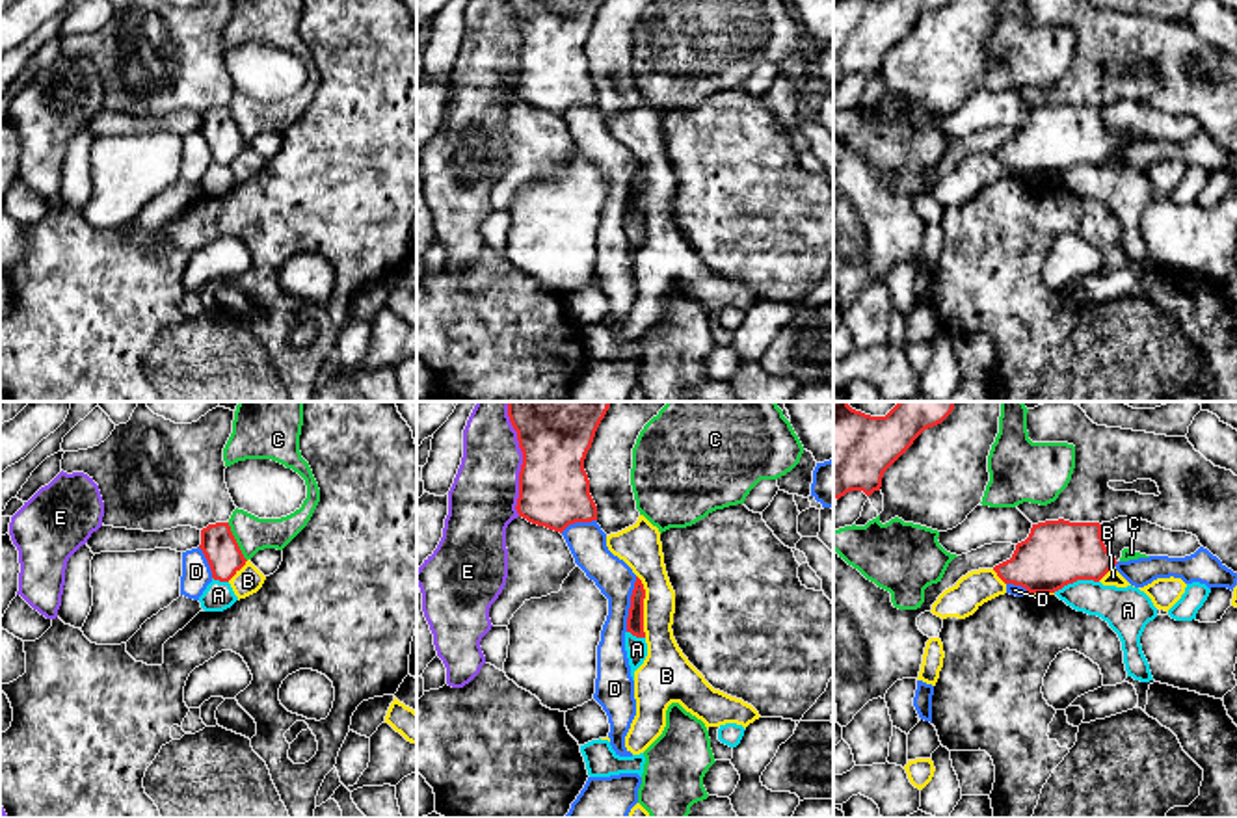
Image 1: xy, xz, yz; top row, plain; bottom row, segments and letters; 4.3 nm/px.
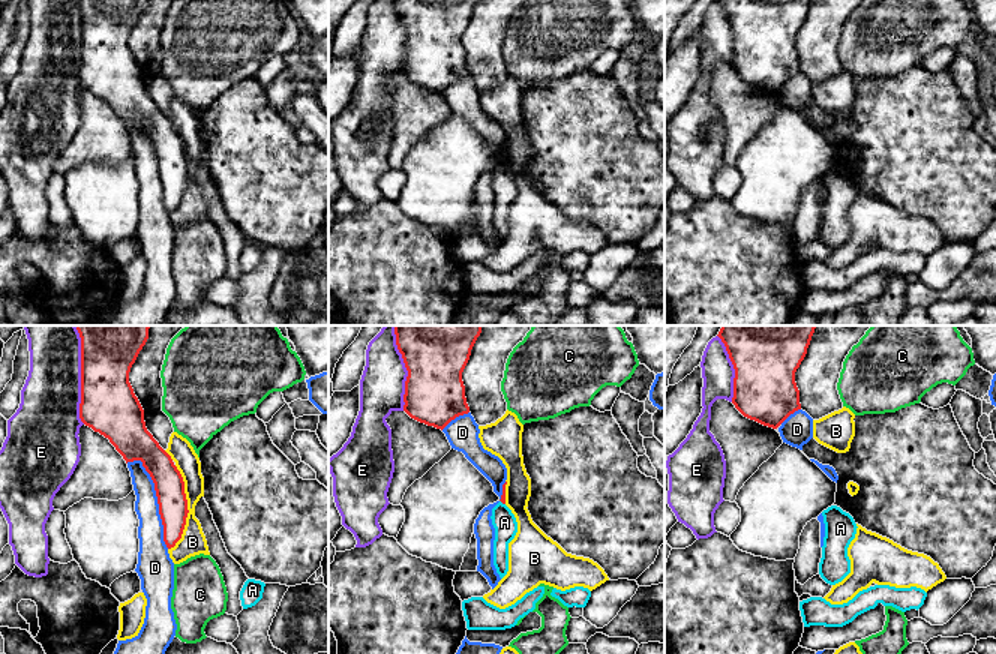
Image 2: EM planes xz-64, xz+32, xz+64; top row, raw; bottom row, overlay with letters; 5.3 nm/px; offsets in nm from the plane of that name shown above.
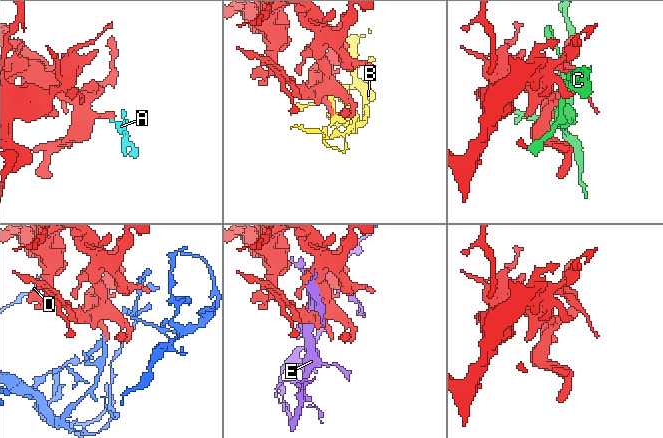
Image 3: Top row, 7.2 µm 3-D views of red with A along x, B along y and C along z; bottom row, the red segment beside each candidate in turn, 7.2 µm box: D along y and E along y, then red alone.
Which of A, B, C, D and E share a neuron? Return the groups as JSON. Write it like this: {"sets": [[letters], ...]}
{"sets": [["A"], ["B"], ["C"], ["D"], ["E"]]}

